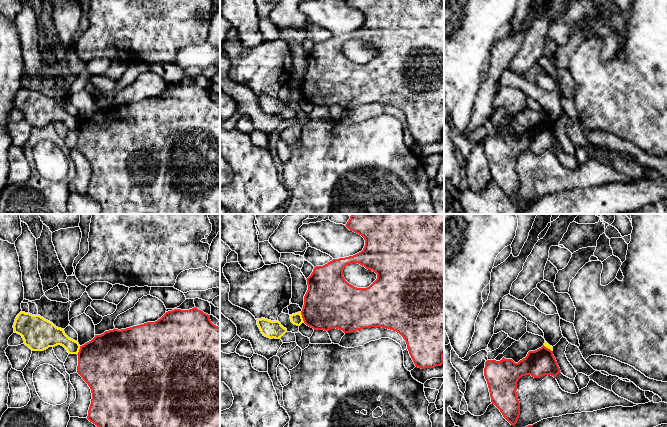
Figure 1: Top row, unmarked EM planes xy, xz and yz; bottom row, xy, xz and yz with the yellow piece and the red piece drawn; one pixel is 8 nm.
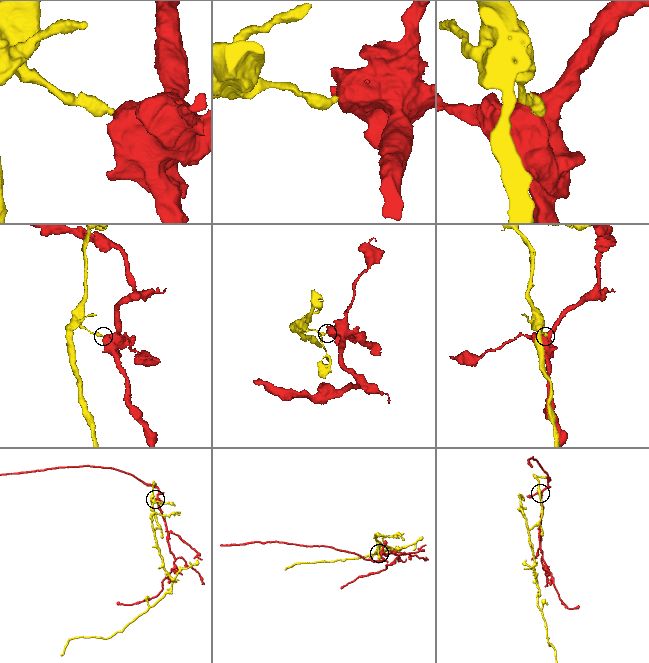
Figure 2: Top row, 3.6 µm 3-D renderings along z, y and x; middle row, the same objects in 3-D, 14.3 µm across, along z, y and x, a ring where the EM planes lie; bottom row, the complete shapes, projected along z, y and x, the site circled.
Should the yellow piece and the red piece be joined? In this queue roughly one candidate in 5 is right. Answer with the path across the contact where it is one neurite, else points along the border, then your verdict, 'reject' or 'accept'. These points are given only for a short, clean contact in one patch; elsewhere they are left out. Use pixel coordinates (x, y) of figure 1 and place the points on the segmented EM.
border along xz (300, 312), (304, 322); reject

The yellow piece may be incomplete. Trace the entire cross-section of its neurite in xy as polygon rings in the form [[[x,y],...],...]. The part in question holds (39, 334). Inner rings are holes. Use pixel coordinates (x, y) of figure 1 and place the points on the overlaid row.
[[[20,312],[13,325],[14,332],[21,335],[24,344],[32,351],[44,351],[49,347],[63,346],[69,354],[78,354],[78,341],[69,338],[64,329],[56,327],[52,322],[40,315]]]

